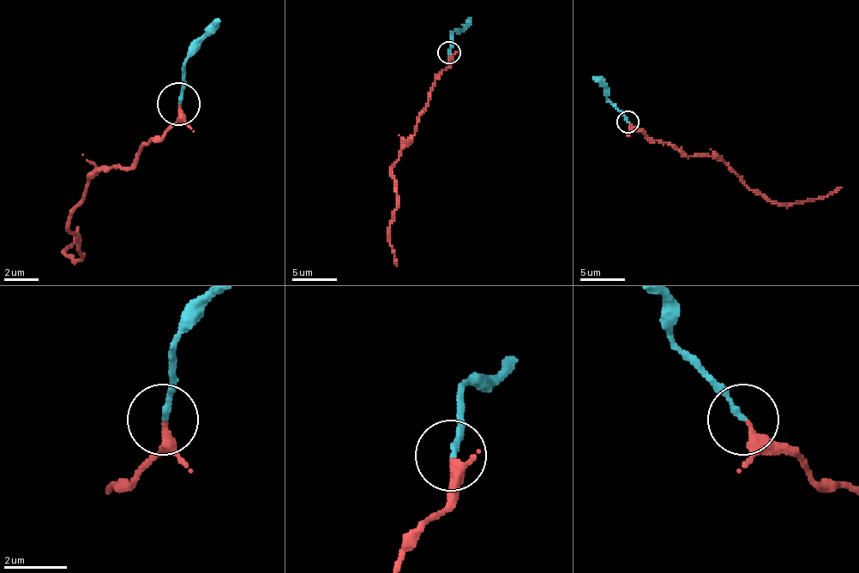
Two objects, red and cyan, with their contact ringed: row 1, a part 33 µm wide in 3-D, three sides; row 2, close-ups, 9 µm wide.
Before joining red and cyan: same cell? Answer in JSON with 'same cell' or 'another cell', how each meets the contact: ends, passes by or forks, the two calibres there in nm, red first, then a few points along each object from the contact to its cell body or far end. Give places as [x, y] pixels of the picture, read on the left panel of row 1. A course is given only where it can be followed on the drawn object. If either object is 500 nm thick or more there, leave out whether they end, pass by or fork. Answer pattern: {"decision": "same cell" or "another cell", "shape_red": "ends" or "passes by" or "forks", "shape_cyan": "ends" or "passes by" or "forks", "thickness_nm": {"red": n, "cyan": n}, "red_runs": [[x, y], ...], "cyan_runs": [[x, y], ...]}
{"decision": "same cell", "shape_red": "passes by", "shape_cyan": "ends", "thickness_nm": {"red": 220, "cyan": 170}, "red_runs": [[177, 104], [177, 117], [143, 147], [126, 169], [100, 169], [71, 228], [80, 258], [67, 249], [80, 228]], "cyan_runs": [[177, 104], [182, 66], [219, 20]]}

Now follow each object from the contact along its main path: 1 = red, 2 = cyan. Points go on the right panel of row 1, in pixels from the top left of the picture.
1: (629, 122), (650, 138), (675, 145), (687, 156), (717, 156), (748, 188), (778, 203), (820, 199), (841, 188)
2: (627, 122), (593, 77)

